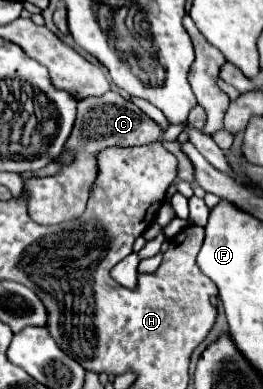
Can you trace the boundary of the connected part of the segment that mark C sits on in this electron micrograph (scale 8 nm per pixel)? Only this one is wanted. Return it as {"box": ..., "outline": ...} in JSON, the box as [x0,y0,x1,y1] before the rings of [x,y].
{"box":[23,92,161,224],"outline":[[[107,92],[99,98],[79,100],[77,120],[73,132],[65,144],[65,150],[73,152],[71,162],[63,162],[55,176],[25,180],[23,192],[27,196],[27,212],[37,224],[61,224],[81,216],[85,210],[91,186],[97,178],[97,154],[109,146],[143,146],[159,140],[161,128],[147,118],[133,102],[127,102],[115,92]]]}

